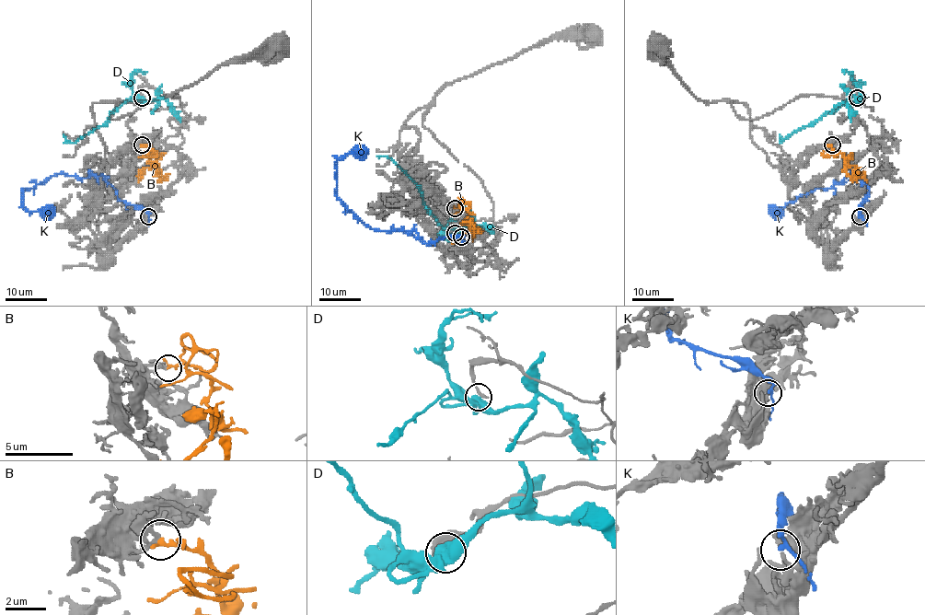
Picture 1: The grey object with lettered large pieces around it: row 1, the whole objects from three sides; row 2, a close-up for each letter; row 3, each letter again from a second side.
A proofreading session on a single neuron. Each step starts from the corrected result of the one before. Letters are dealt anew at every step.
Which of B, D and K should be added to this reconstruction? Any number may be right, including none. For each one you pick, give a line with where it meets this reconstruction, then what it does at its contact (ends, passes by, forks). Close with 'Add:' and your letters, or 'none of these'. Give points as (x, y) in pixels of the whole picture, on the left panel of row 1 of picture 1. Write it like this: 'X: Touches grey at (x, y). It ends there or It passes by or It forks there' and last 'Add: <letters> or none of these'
Add: none of these

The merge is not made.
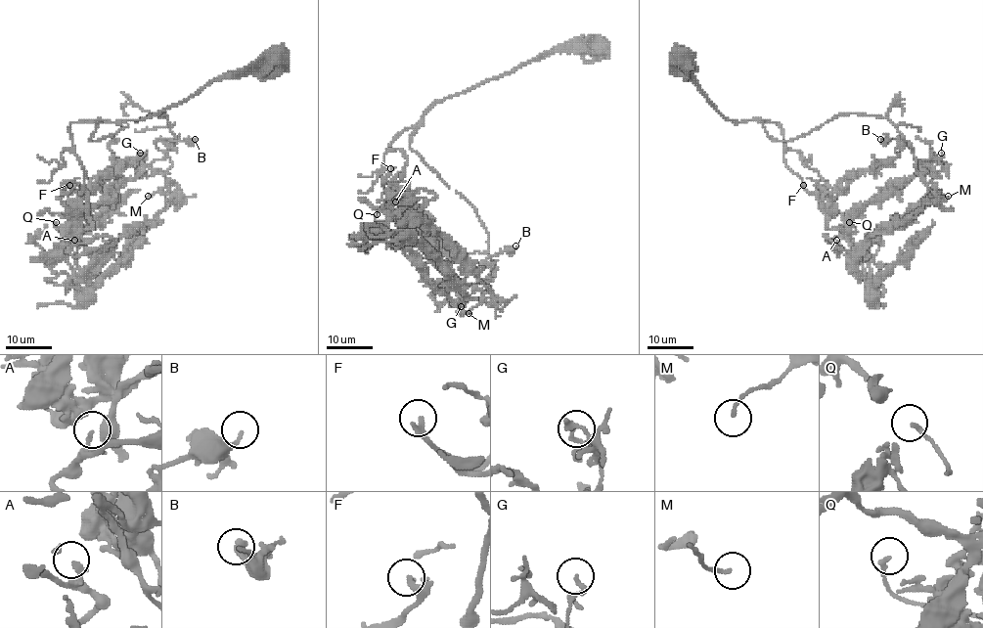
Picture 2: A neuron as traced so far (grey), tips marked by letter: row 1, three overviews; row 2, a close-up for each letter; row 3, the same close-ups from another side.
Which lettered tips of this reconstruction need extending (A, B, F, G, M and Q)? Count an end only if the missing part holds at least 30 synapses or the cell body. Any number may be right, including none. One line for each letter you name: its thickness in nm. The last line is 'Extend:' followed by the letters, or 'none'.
Extend: none

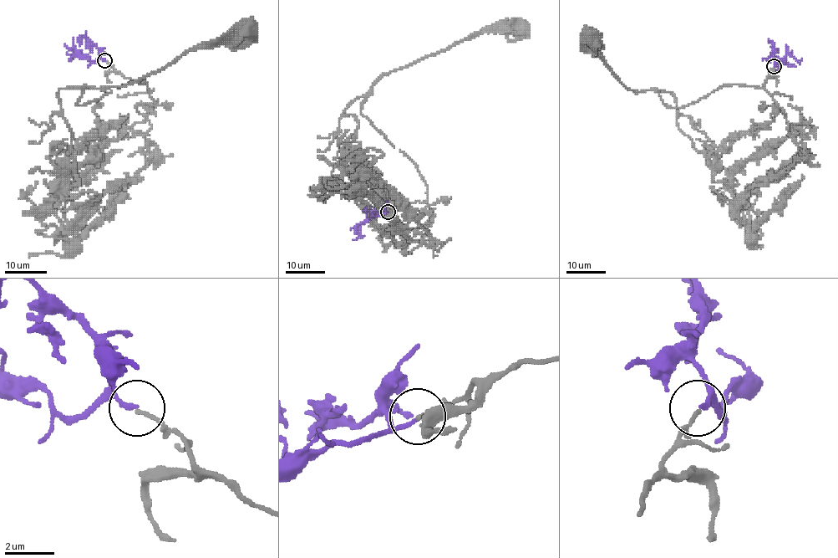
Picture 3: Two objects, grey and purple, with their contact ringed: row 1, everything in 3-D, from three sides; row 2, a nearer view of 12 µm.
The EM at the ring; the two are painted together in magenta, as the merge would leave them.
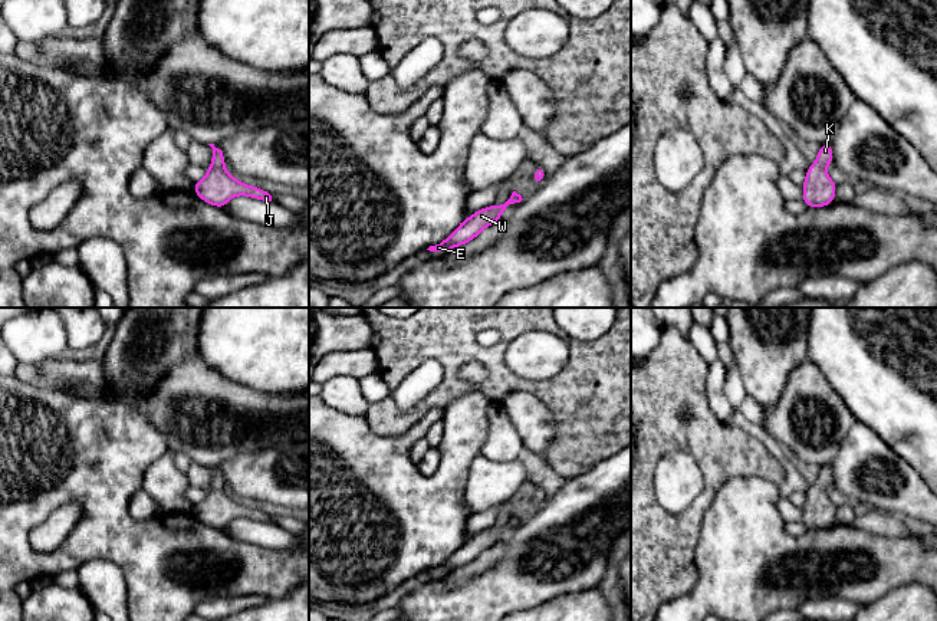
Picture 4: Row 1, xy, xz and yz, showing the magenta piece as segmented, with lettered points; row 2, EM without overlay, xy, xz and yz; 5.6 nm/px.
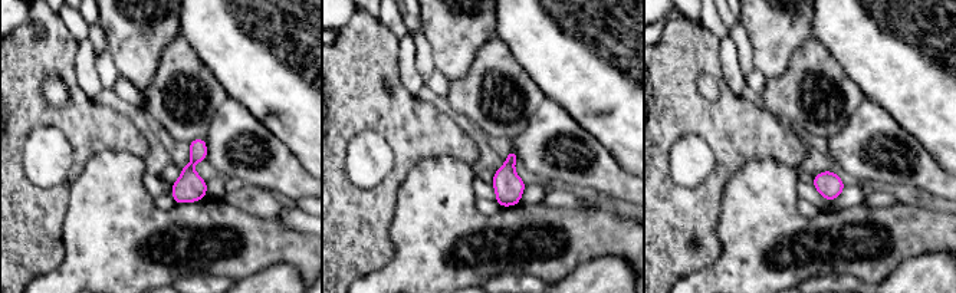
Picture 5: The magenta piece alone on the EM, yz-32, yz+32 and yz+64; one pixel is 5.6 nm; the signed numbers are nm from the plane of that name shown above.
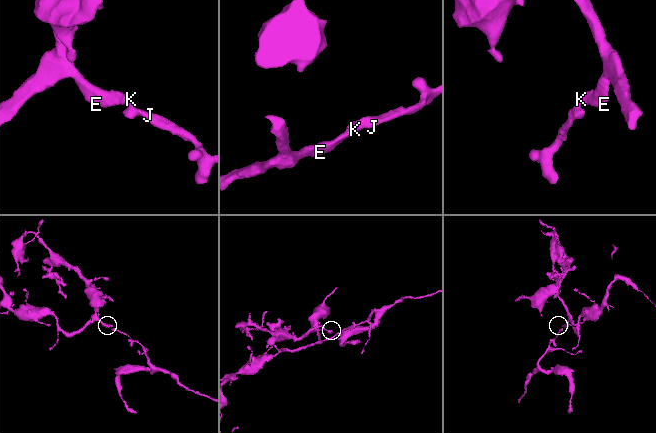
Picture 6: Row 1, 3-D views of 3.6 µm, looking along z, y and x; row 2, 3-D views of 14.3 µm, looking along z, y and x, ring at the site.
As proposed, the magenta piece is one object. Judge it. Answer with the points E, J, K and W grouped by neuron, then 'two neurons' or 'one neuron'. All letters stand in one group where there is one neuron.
E J K W | one neuron

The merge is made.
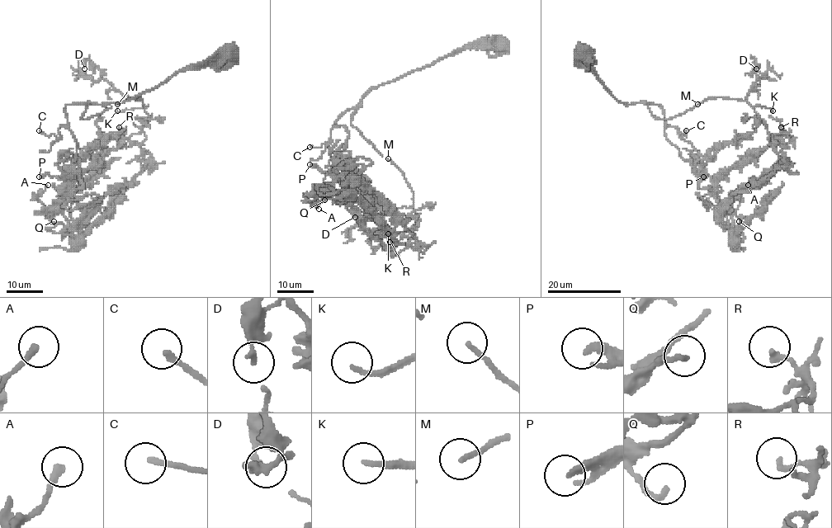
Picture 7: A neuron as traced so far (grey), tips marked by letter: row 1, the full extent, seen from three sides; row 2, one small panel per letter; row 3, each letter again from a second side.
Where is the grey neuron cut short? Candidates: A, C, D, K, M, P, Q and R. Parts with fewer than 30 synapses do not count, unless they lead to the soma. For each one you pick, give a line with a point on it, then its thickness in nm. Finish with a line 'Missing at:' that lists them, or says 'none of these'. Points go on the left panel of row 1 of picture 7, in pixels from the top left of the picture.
C: (39, 130) | 190 nm
K: (117, 110) | 170 nm
Missing at: C, K

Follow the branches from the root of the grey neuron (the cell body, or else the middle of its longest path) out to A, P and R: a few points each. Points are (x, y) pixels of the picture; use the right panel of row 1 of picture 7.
A: (583, 49), (582, 63), (619, 102), (662, 108), (665, 137), (691, 161), (700, 188), (735, 209), (748, 185)
P: (583, 49), (582, 63), (619, 102), (662, 108), (665, 137), (691, 161), (699, 187), (713, 191), (703, 176)
R: (583, 49), (582, 63), (619, 102), (662, 108), (665, 137), (691, 161), (700, 188), (714, 192), (781, 127)

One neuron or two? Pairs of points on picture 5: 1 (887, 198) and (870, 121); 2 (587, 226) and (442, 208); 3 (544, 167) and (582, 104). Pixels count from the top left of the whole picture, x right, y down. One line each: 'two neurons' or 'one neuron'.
1: two neurons
2: one neuron
3: two neurons

